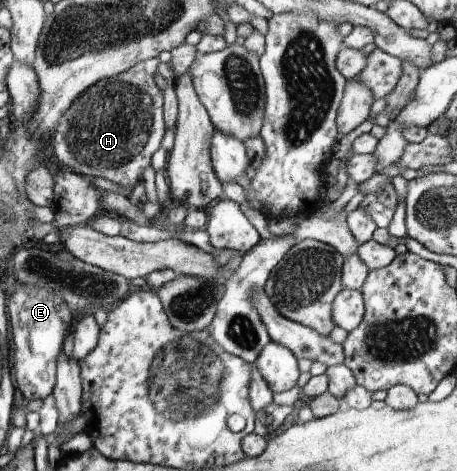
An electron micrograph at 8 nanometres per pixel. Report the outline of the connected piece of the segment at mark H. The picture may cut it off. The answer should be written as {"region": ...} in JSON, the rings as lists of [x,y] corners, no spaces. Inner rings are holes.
{"region":[[[157,58],[141,61],[115,77],[91,85],[71,103],[57,123],[49,144],[63,168],[89,179],[101,177],[127,189],[143,182],[143,172],[151,166],[153,154],[161,148],[166,130],[163,95],[154,81],[159,63]]]}

